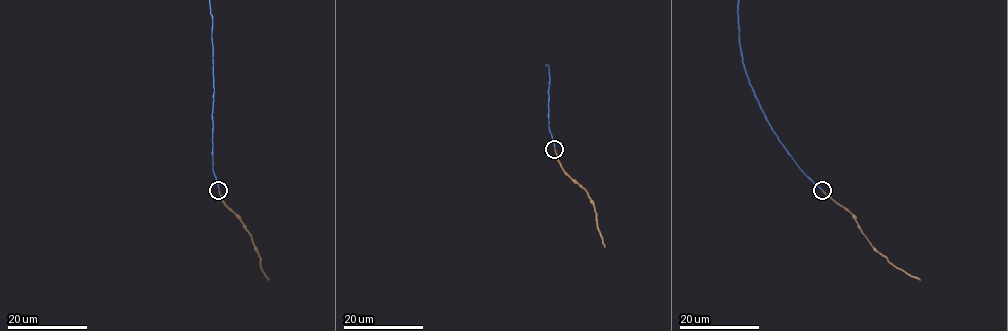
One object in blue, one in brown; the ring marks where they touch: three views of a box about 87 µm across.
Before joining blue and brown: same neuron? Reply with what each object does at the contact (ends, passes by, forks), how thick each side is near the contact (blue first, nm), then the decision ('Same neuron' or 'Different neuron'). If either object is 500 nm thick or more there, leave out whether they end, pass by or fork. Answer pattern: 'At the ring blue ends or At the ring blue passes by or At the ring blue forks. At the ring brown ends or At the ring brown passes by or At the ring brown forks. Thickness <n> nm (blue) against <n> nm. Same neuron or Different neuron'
At the ring blue ends. At the ring brown ends. Thickness 100 nm (blue) against 160 nm. Same neuron

